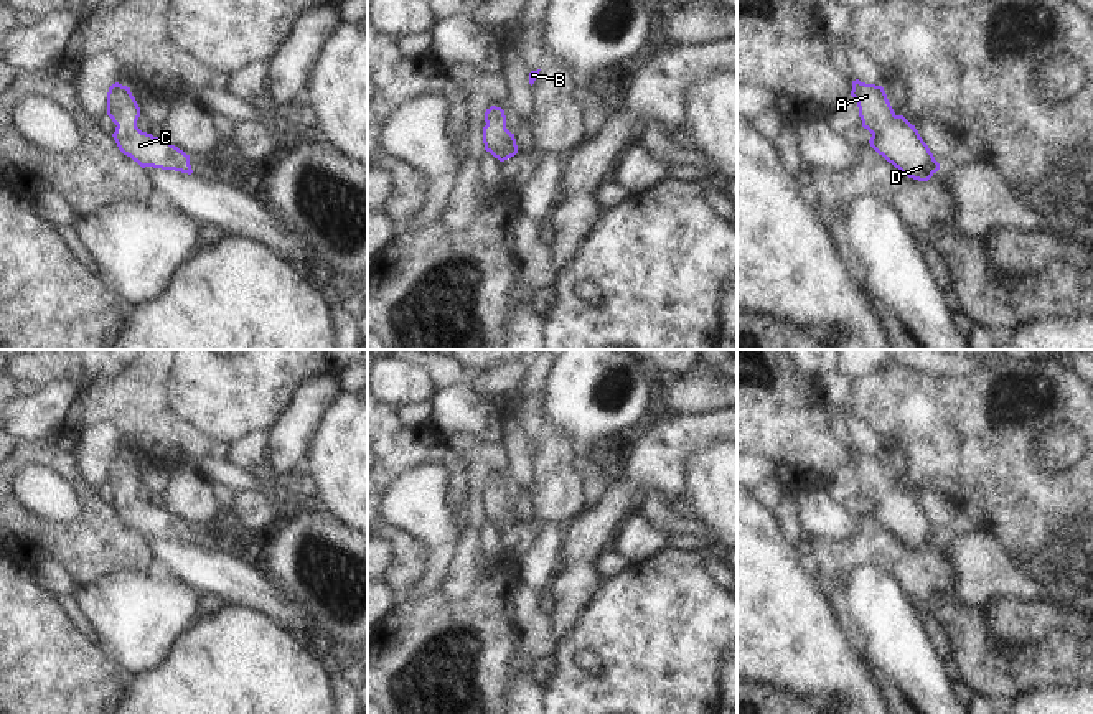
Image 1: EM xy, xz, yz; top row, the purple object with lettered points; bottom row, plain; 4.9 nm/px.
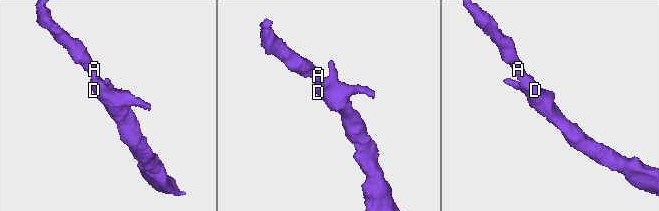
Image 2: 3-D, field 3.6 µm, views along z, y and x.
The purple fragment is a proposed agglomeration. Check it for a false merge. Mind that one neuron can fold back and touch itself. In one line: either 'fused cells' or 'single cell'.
single cell

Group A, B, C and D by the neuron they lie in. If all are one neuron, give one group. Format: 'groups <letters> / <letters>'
groups A B C D

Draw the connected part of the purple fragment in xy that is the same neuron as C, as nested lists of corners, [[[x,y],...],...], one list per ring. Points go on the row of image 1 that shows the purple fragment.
[[[119,82],[107,92],[107,115],[117,125],[112,134],[119,150],[142,168],[153,167],[191,175],[190,155],[165,139],[153,137],[137,127],[140,107],[130,87]]]

